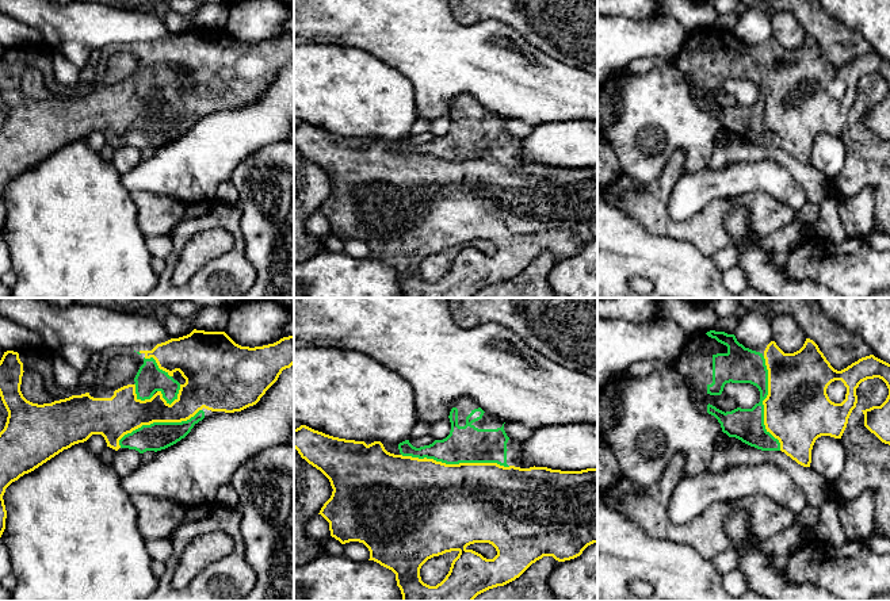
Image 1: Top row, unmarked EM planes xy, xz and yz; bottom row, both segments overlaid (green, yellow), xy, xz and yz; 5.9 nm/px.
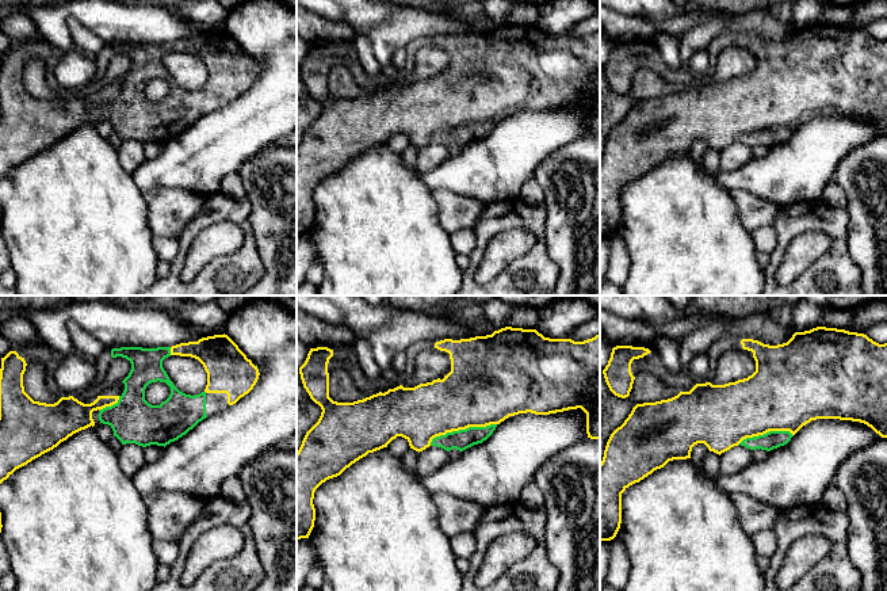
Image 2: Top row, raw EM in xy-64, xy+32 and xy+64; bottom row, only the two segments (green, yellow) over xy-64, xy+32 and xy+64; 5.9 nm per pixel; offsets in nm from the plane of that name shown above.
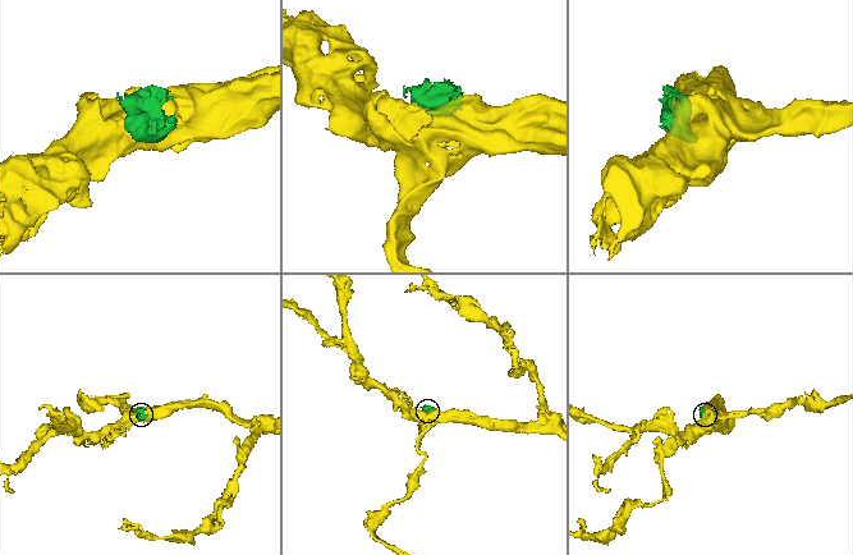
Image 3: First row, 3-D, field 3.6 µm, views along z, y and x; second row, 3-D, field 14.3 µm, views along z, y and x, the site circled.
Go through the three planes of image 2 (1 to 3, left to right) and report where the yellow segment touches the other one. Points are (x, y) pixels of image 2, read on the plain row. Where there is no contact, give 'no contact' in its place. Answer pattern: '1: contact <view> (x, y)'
1: contact xy-64 (111, 102)
2: contact xy+32 (462, 126)
3: contact xy+64 (767, 129)

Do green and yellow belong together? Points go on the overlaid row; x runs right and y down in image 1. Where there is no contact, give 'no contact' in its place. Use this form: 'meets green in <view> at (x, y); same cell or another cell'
meets green in xz at (455, 463); same cell

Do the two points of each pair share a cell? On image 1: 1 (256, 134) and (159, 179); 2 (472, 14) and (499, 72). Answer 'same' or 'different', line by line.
1: same
2: different

